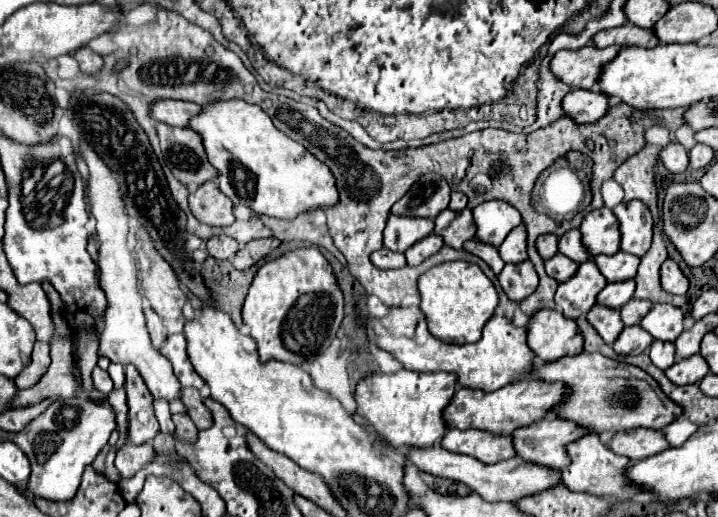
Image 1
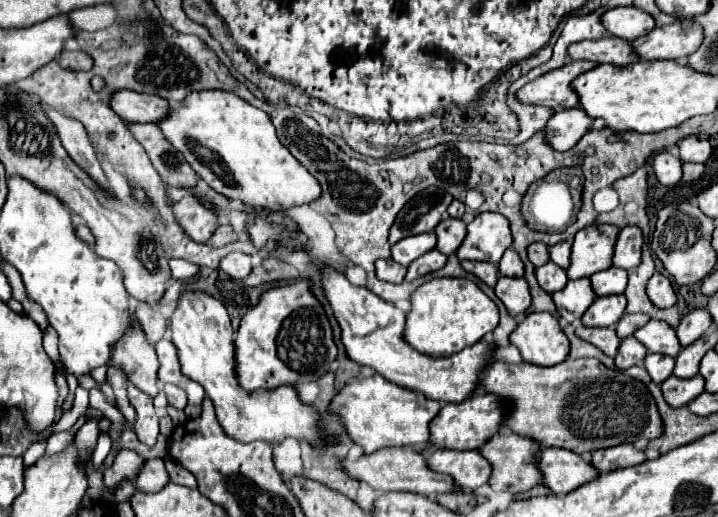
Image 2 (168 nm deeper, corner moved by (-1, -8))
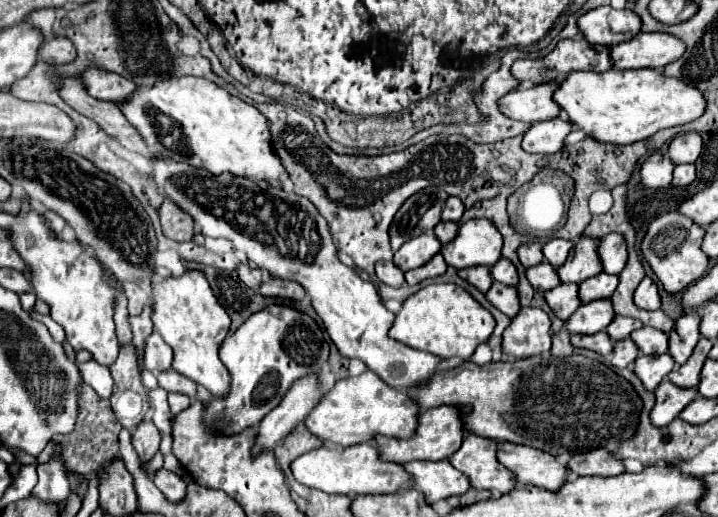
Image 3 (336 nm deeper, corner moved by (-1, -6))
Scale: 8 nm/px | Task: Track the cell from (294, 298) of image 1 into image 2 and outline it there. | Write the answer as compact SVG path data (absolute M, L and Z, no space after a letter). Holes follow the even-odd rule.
M309 279L267 289L259 297L259 303L241 317L235 337L235 359L239 383L247 391L317 381L331 369L335 357L337 345L333 341L333 329L325 307L311 291Z

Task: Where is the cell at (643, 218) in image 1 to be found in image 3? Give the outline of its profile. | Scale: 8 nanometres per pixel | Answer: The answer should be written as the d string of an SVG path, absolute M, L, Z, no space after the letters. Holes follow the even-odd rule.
M617 233L601 237L599 245L597 245L597 253L599 253L599 259L601 259L605 273L617 275L625 267L627 245L625 245L623 237L617 237Z

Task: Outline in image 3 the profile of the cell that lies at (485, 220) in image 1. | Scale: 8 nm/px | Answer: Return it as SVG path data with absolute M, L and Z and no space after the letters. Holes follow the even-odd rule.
M471 219L459 227L453 241L441 245L441 255L447 265L455 269L467 269L485 265L491 267L501 257L501 233L487 219Z

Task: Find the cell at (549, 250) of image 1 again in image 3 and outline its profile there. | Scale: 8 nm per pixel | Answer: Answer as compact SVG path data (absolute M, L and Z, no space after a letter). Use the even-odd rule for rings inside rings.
M525 243L517 249L517 257L521 261L523 267L533 267L537 263L543 261L543 253L541 253L541 245L539 243Z

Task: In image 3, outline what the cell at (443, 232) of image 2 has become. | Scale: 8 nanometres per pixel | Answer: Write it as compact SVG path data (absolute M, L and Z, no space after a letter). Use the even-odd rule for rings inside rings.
M441 221L437 223L437 229L435 229L435 235L441 243L449 243L453 241L453 237L457 237L457 231L459 231L459 225L453 223L453 221Z

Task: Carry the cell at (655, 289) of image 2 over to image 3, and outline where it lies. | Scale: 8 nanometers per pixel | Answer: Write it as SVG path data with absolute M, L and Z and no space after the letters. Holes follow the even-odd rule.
M645 277L645 279L639 283L639 287L635 289L635 293L633 293L633 303L635 303L639 309L649 309L649 311L661 307L661 297L659 297L657 285L655 285L649 277Z

